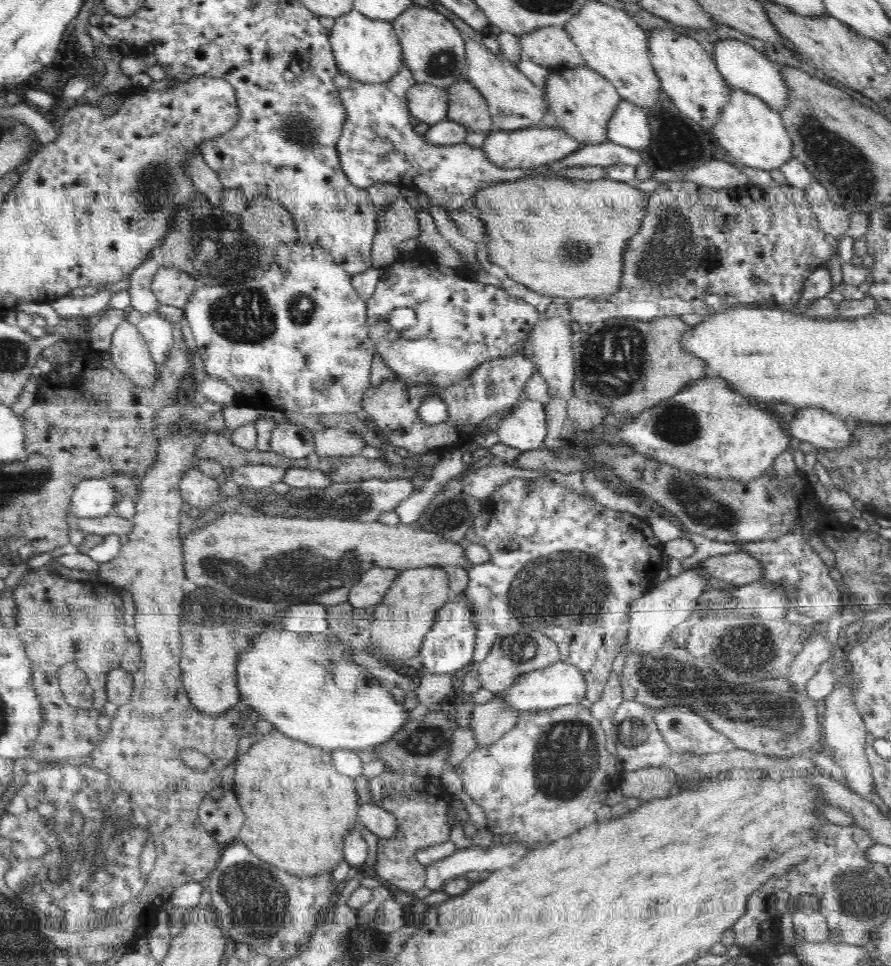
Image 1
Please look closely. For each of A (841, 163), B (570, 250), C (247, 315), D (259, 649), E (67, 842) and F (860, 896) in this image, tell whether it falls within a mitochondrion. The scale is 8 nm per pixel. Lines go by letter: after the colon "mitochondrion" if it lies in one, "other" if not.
A: mitochondrion
B: mitochondrion
C: mitochondrion
D: other
E: mitochondrion
F: mitochondrion

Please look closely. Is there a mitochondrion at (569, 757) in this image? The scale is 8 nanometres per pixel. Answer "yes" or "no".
yes

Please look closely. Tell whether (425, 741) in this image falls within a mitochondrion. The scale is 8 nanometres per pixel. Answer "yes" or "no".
yes

